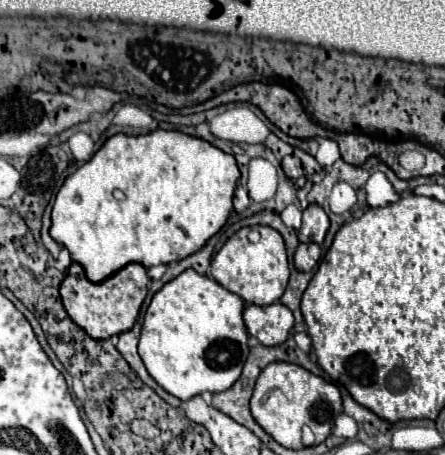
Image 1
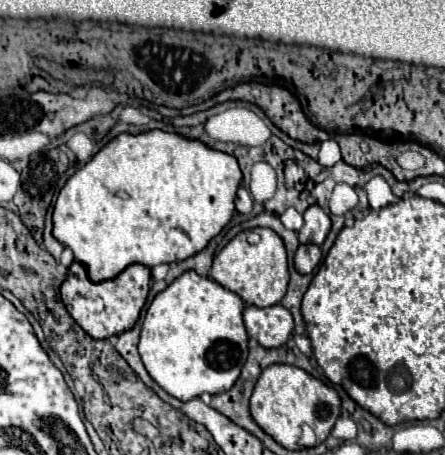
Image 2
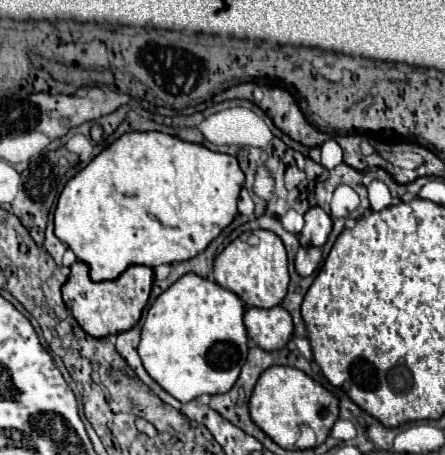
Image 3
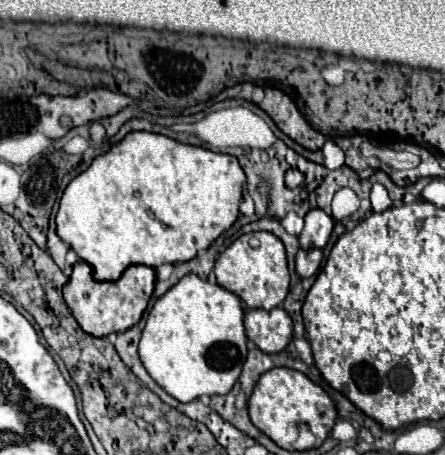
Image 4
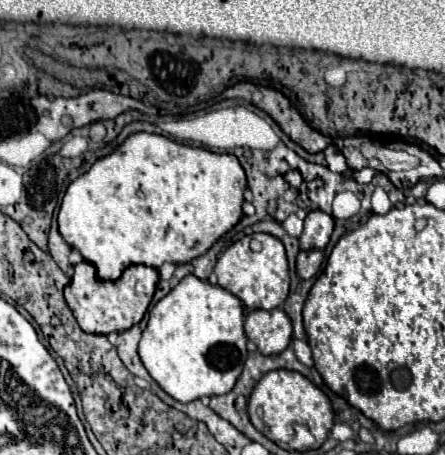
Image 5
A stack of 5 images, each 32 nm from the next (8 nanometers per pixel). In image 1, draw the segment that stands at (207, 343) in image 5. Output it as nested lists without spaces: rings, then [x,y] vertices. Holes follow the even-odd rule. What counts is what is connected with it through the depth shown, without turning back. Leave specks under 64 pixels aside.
[[[186,270],[168,282],[160,292],[154,294],[142,324],[142,334],[138,343],[138,353],[150,376],[172,396],[180,400],[190,400],[202,392],[224,392],[240,376],[242,366],[248,358],[248,332],[242,320],[244,300],[220,286],[214,278],[202,276],[194,270]]]

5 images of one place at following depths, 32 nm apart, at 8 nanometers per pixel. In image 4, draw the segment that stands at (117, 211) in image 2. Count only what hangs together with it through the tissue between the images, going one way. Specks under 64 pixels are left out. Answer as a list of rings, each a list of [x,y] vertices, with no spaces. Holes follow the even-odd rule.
[[[130,132],[66,186],[56,214],[56,232],[94,268],[96,280],[118,280],[132,264],[158,268],[164,262],[178,264],[196,258],[238,220],[244,186],[246,176],[236,156],[180,144],[164,134]]]

